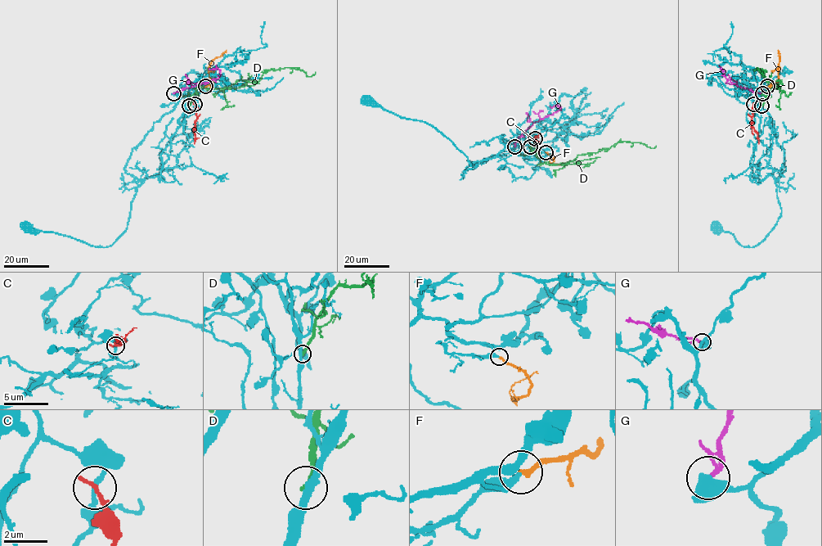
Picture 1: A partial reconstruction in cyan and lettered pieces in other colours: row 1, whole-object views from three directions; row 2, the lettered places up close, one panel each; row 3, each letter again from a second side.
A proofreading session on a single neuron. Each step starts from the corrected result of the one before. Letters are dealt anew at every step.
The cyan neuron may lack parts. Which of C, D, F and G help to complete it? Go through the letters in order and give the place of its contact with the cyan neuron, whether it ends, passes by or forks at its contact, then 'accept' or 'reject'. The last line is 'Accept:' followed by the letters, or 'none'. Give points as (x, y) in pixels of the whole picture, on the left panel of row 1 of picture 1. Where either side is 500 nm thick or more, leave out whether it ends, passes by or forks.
C: meets cyan at (195, 104); it ends there; reject
D: meets cyan at (189, 106); it ends there; reject
F: meets cyan at (205, 86); it ends there; accept
G: meets cyan at (173, 93); reject
Accept: F

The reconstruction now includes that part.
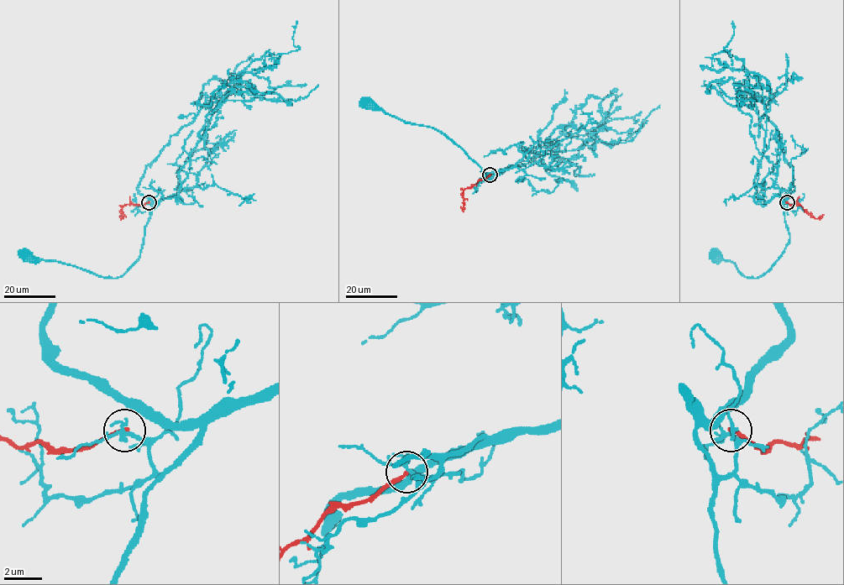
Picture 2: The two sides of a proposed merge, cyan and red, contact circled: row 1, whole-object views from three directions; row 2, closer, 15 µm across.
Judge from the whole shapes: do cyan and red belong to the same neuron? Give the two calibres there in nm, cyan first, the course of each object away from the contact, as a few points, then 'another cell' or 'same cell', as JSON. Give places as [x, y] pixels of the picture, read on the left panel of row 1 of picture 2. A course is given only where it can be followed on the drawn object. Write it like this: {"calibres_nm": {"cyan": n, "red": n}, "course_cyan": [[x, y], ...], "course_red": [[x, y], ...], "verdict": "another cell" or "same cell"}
{"calibres_nm": {"cyan": 200, "red": 240}, "course_cyan": [[148, 202], [153, 209], [145, 227], [138, 259], [120, 276], [99, 276], [56, 261], [23, 256]], "course_red": [[148, 202], [125, 205], [122, 207], [122, 214]], "verdict": "another cell"}

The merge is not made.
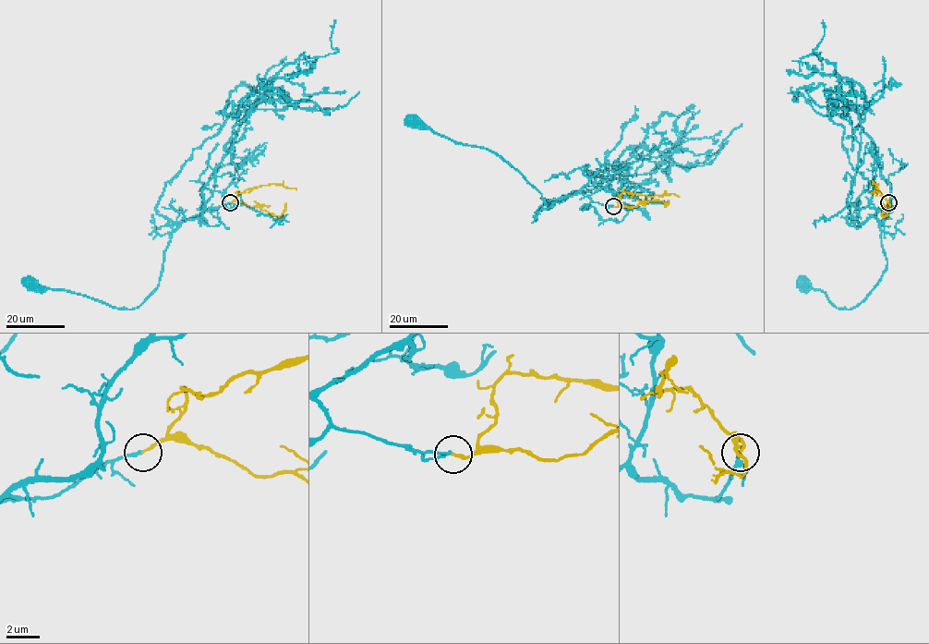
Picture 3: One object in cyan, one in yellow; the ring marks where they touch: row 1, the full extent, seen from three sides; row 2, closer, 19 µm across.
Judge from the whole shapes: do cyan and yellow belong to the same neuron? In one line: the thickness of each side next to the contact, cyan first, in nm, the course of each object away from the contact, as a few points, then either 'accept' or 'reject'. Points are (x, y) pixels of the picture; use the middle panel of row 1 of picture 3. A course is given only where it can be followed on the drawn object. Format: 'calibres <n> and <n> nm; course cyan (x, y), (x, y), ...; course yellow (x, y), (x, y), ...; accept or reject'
calibres 180 and 200 nm; course cyan (613, 206), (580, 192), (547, 205), (496, 154), (411, 121); course yellow (613, 206), (617, 205), (622, 192), (648, 197), (674, 194), (679, 197); accept

